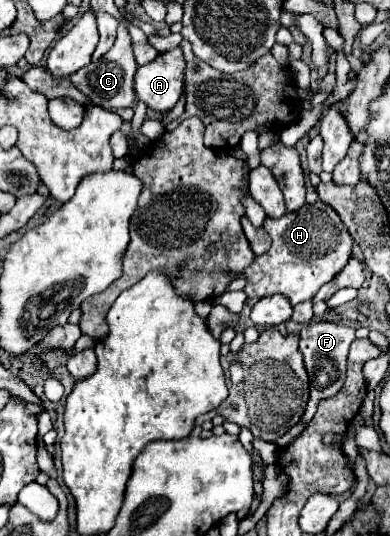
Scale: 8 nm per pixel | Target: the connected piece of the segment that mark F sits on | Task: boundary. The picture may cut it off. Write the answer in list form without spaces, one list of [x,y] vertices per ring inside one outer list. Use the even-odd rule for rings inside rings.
[[[312,322],[300,330],[300,352],[304,356],[306,372],[310,374],[310,400],[302,416],[302,422],[310,422],[316,414],[318,402],[338,394],[338,390],[342,388],[346,378],[346,356],[354,340],[354,332],[354,328],[348,328],[340,322]]]

